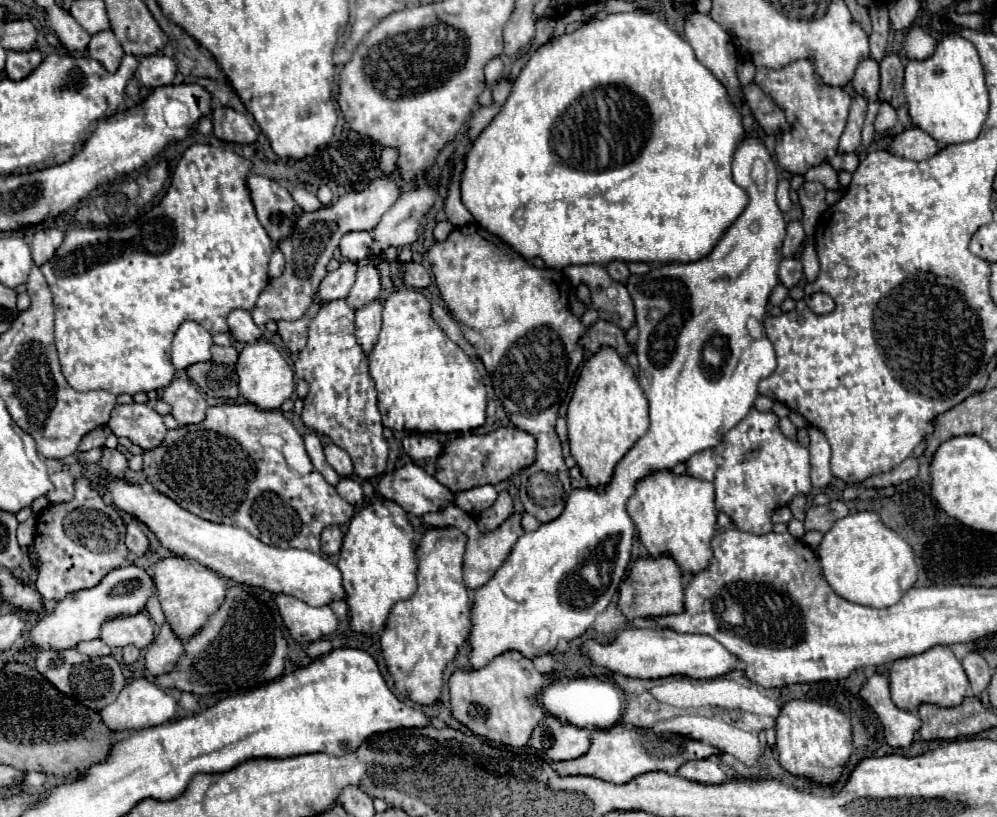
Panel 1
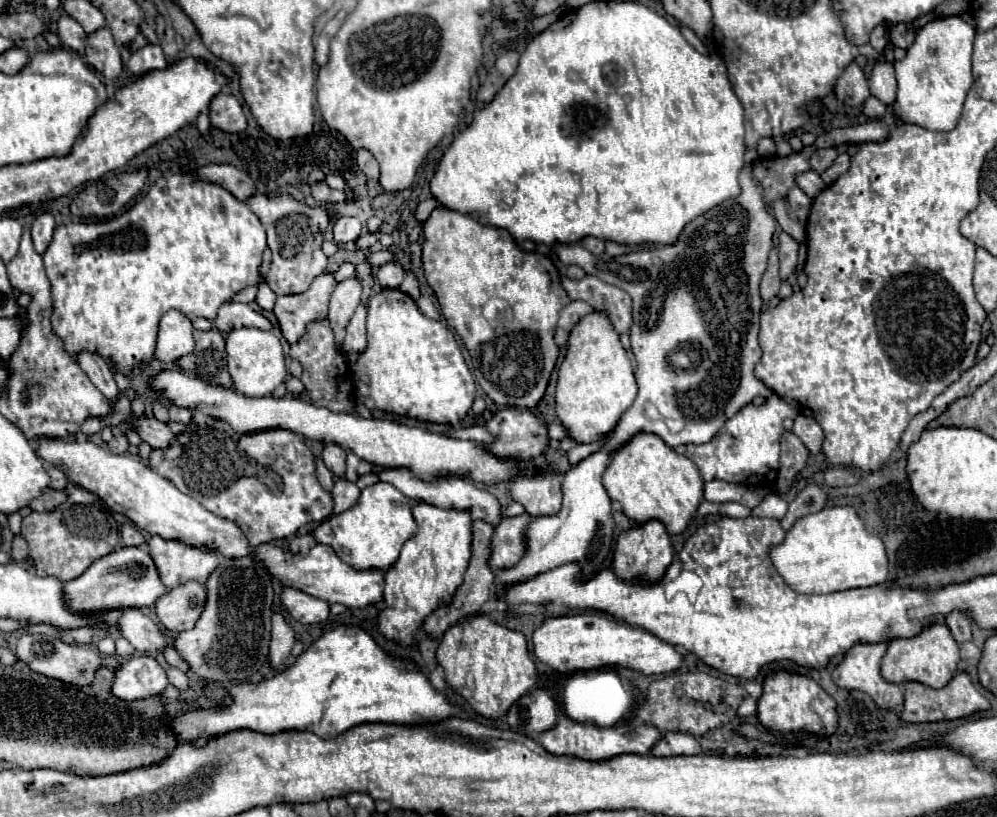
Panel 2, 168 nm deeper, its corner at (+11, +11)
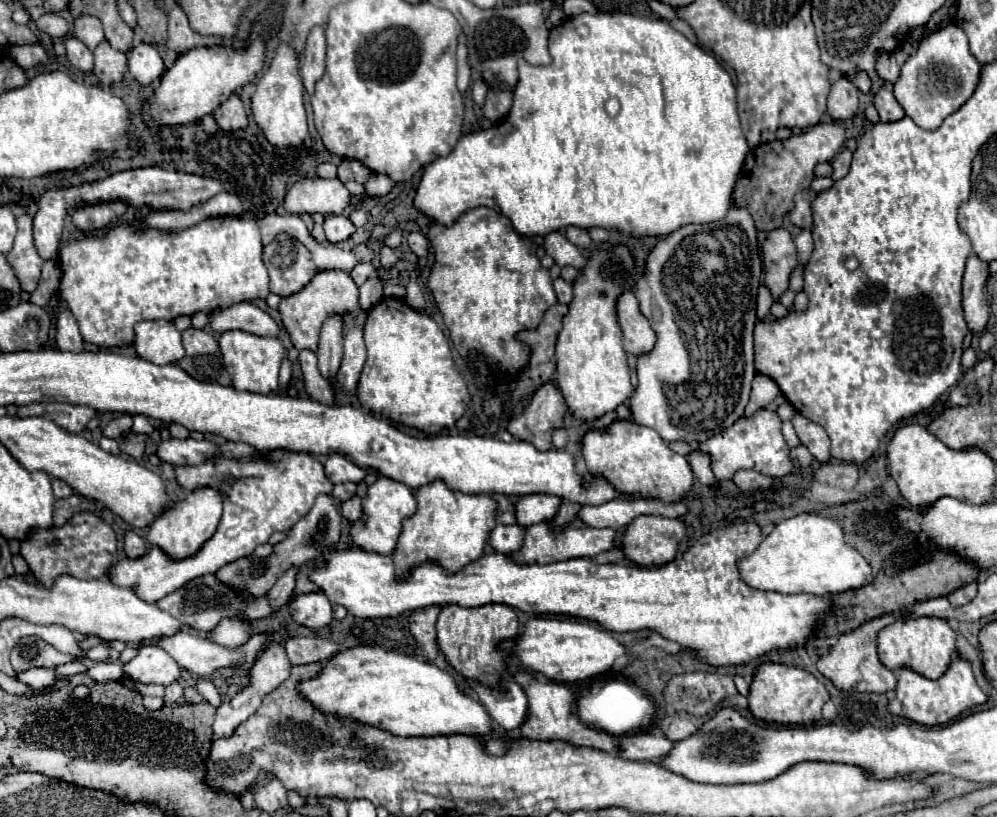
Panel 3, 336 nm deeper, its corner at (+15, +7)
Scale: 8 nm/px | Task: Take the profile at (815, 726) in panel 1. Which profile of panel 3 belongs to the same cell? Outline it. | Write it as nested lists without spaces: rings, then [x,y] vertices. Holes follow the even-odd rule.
[[[781,663],[759,665],[749,689],[749,711],[753,717],[779,725],[809,725],[819,721],[823,719],[821,709],[827,701],[829,693],[825,685],[817,681],[809,671]]]

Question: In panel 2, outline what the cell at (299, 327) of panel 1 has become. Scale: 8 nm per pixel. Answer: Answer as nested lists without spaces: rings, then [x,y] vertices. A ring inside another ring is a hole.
[[[323,273],[311,283],[311,287],[305,293],[277,297],[273,313],[277,315],[279,327],[289,345],[297,343],[303,337],[305,327],[311,321],[321,321],[327,317],[329,297],[335,285],[337,281],[333,273]]]

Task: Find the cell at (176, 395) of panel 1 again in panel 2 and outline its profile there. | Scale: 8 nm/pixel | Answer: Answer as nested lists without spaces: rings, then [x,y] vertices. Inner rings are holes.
[[[171,405],[171,407],[169,407],[169,417],[171,417],[171,421],[179,421],[179,423],[185,423],[185,425],[187,425],[187,423],[191,421],[191,417],[193,417],[193,411]]]

